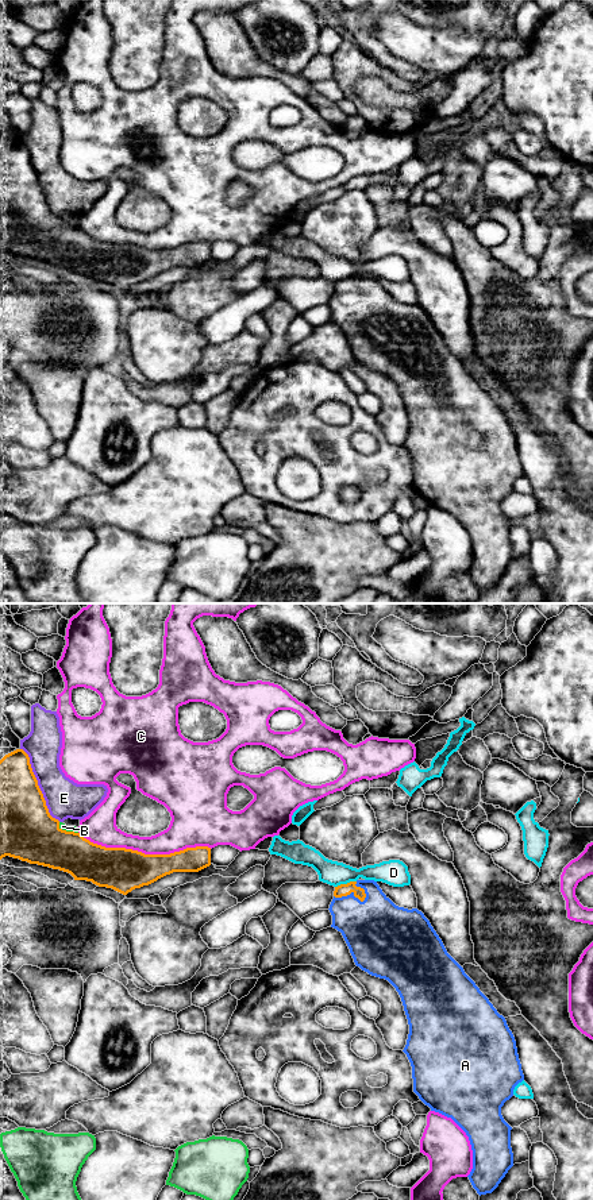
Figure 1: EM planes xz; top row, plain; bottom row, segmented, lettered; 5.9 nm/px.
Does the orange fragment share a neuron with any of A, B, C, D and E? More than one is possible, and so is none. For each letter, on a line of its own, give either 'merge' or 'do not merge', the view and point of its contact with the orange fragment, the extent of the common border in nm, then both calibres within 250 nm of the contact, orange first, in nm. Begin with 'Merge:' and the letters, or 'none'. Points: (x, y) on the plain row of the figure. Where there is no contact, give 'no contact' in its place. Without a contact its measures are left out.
Merge: A
A: merge; meets orange in xz at (351, 286); contact 200 nm long; 80 nm thick on the orange side, 340 nm on the other
B: do not merge; meets orange in xz at (65, 226); contact 140 nm long; 340 nm thick on the orange side, 40 nm on the other
C: do not merge; meets orange in xz at (143, 249); contact 800 nm long; 260 nm thick on the orange side, 170 nm on the other
D: do not merge; meets orange in xz at (345, 280); contact 130 nm long; 80 nm thick on the orange side, 140 nm on the other
E: do not merge; meets orange in xz at (38, 181); contact 500 nm long; 320 nm thick on the orange side, 220 nm on the other

